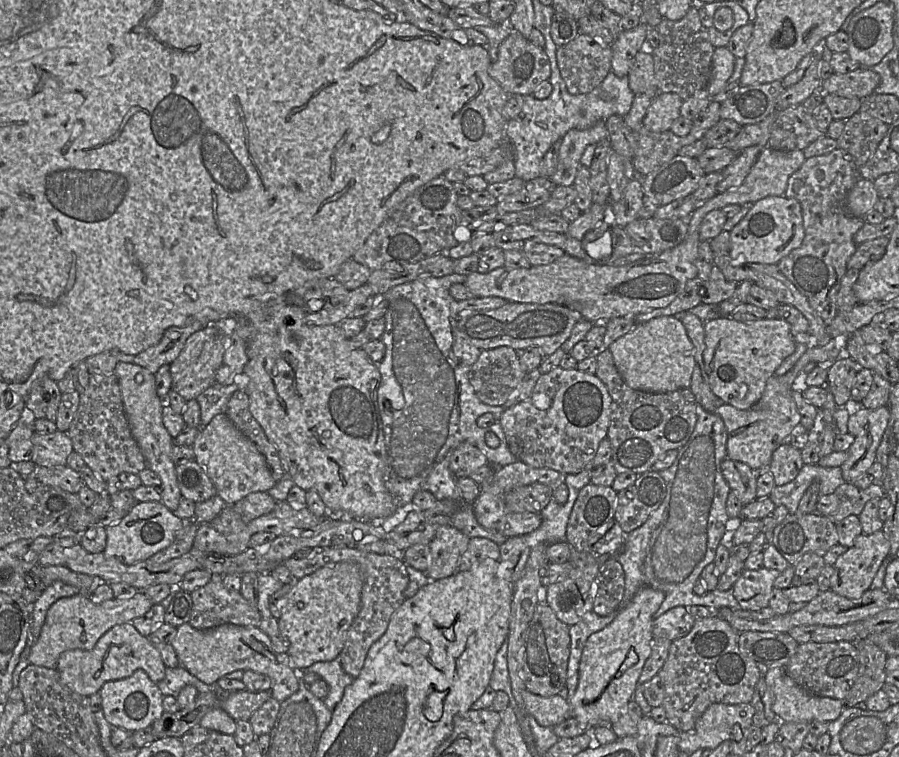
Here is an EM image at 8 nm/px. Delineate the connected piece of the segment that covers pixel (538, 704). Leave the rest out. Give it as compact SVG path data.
M523 690L525 711L543 727L554 727L571 717L571 706L566 698L560 695L543 697Z

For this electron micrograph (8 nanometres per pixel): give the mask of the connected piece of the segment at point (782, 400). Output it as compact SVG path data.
M834 339L824 346L809 347L788 372L767 380L762 397L748 410L739 410L721 401L715 413L722 418L727 429L727 457L747 464L756 472L768 470L773 452L780 445L789 443L791 434L801 428L800 414L791 395L793 382L808 363L835 362L840 353Z

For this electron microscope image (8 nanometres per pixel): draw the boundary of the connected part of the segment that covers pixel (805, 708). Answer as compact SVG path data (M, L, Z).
M769 667L763 673L764 679L774 695L773 711L778 716L779 723L782 722L832 722L836 720L844 709L844 701L818 696L810 693L800 685L798 685L786 672L785 667Z

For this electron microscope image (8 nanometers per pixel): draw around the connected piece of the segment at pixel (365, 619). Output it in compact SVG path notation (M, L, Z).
M330 547L311 549L315 549L316 551L312 552L307 558L298 559L291 557L283 561L282 564L289 569L295 580L312 574L322 567L334 565L339 562L357 564L363 575L360 610L347 632L345 644L340 653L343 670L353 678L357 678L364 665L369 648L385 633L391 616L406 599L404 591L409 584L406 564L402 559L398 559L392 555L379 555L358 548Z

